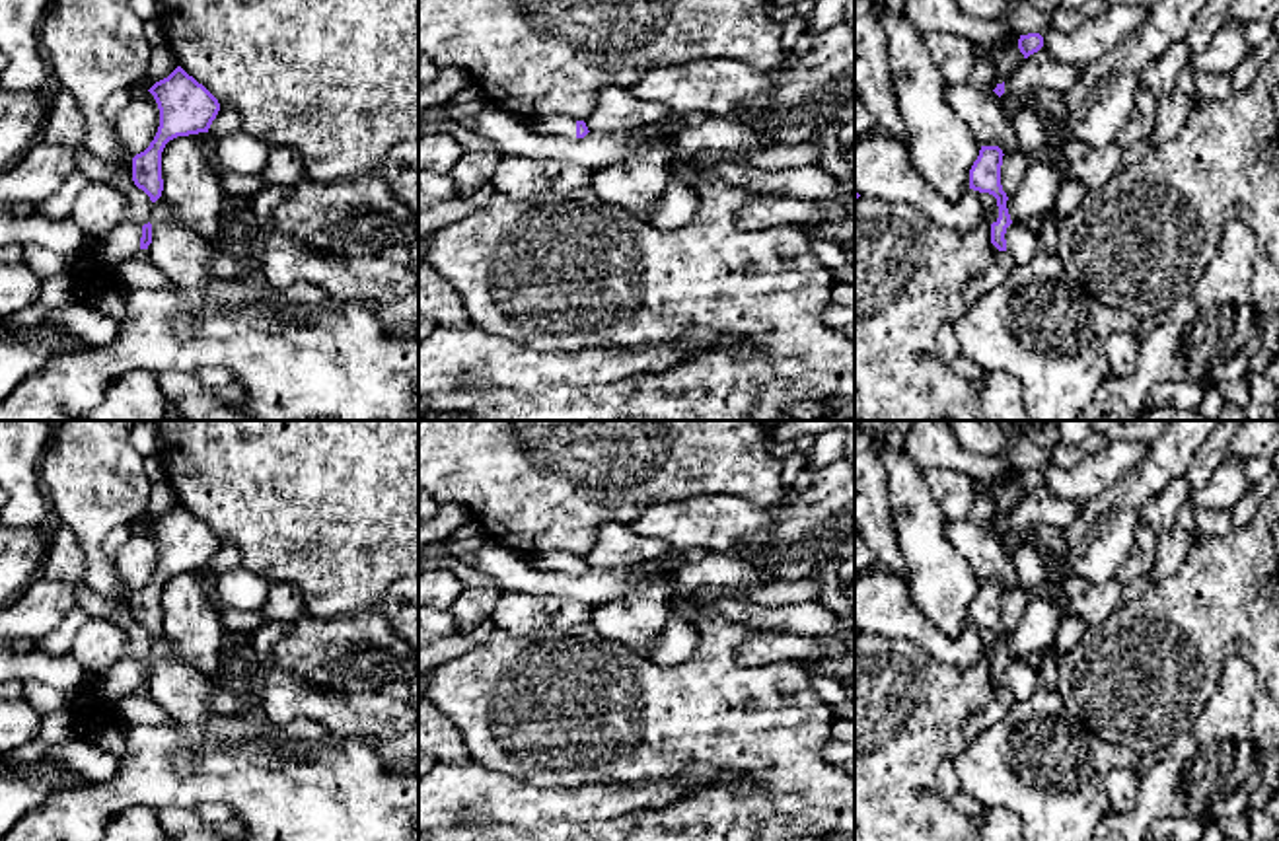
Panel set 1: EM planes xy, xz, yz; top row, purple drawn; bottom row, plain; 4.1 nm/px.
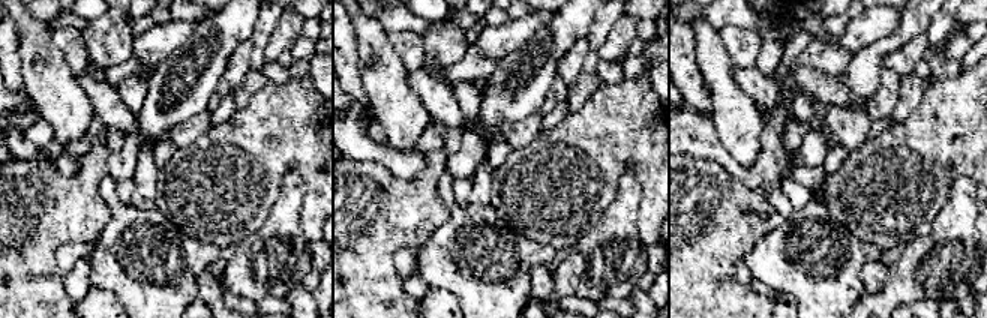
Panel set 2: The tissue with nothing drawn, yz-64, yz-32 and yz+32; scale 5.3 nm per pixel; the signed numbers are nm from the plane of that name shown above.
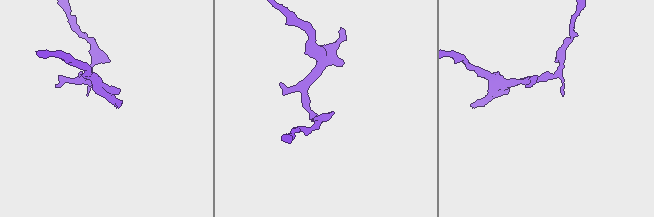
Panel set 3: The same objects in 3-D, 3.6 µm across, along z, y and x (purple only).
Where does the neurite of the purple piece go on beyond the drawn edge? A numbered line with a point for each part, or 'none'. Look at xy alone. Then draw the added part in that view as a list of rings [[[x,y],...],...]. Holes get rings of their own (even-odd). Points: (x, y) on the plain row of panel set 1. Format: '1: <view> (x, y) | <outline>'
1: xy (119, 680) | [[[119,660],[105,674],[97,676],[93,685],[107,701],[121,699],[140,687],[144,660]]]

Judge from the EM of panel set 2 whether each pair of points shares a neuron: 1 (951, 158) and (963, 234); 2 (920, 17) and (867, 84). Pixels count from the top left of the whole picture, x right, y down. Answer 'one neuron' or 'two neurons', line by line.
1: two neurons
2: one neuron

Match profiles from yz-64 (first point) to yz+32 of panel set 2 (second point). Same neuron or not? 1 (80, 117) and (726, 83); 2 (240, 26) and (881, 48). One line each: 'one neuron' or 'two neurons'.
1: one neuron
2: one neuron

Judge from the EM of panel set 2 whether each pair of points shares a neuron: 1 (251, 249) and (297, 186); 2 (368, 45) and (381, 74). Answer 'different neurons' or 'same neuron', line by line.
1: same neuron
2: same neuron

